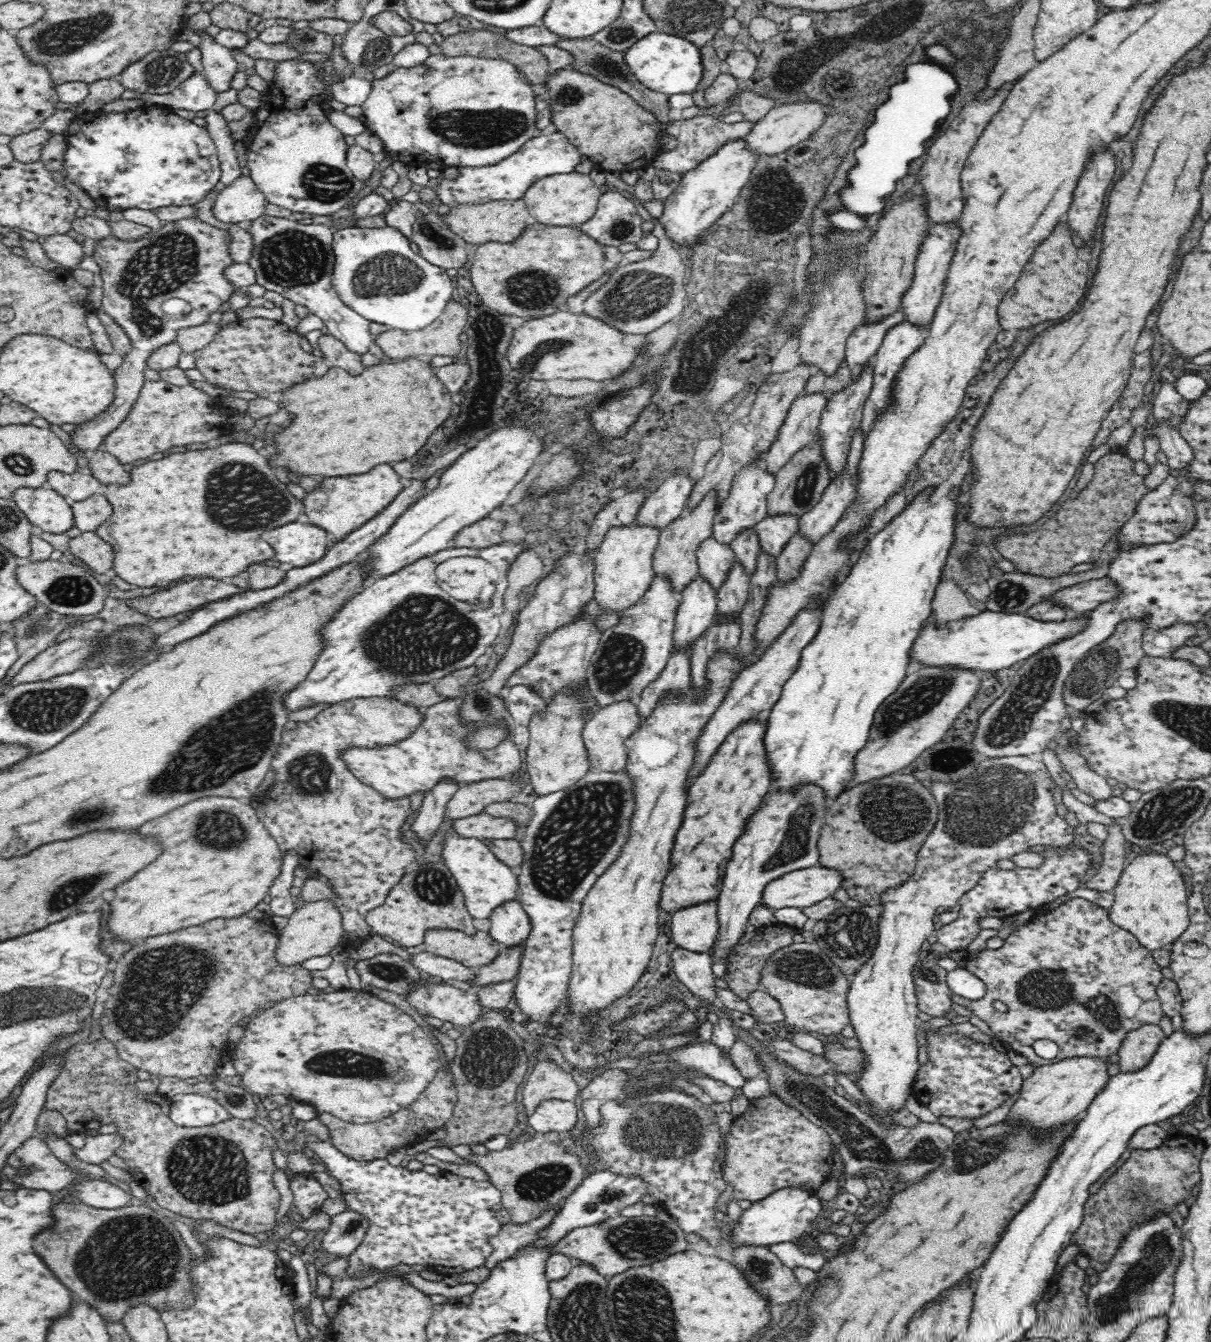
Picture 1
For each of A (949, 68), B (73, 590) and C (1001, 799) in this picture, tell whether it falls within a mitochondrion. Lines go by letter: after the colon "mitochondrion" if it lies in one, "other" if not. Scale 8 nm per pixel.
A: other
B: mitochondrion
C: mitochondrion

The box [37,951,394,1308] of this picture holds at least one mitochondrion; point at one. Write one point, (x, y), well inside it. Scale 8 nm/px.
(132, 1256)

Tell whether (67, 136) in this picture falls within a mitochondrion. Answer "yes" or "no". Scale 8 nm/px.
no

